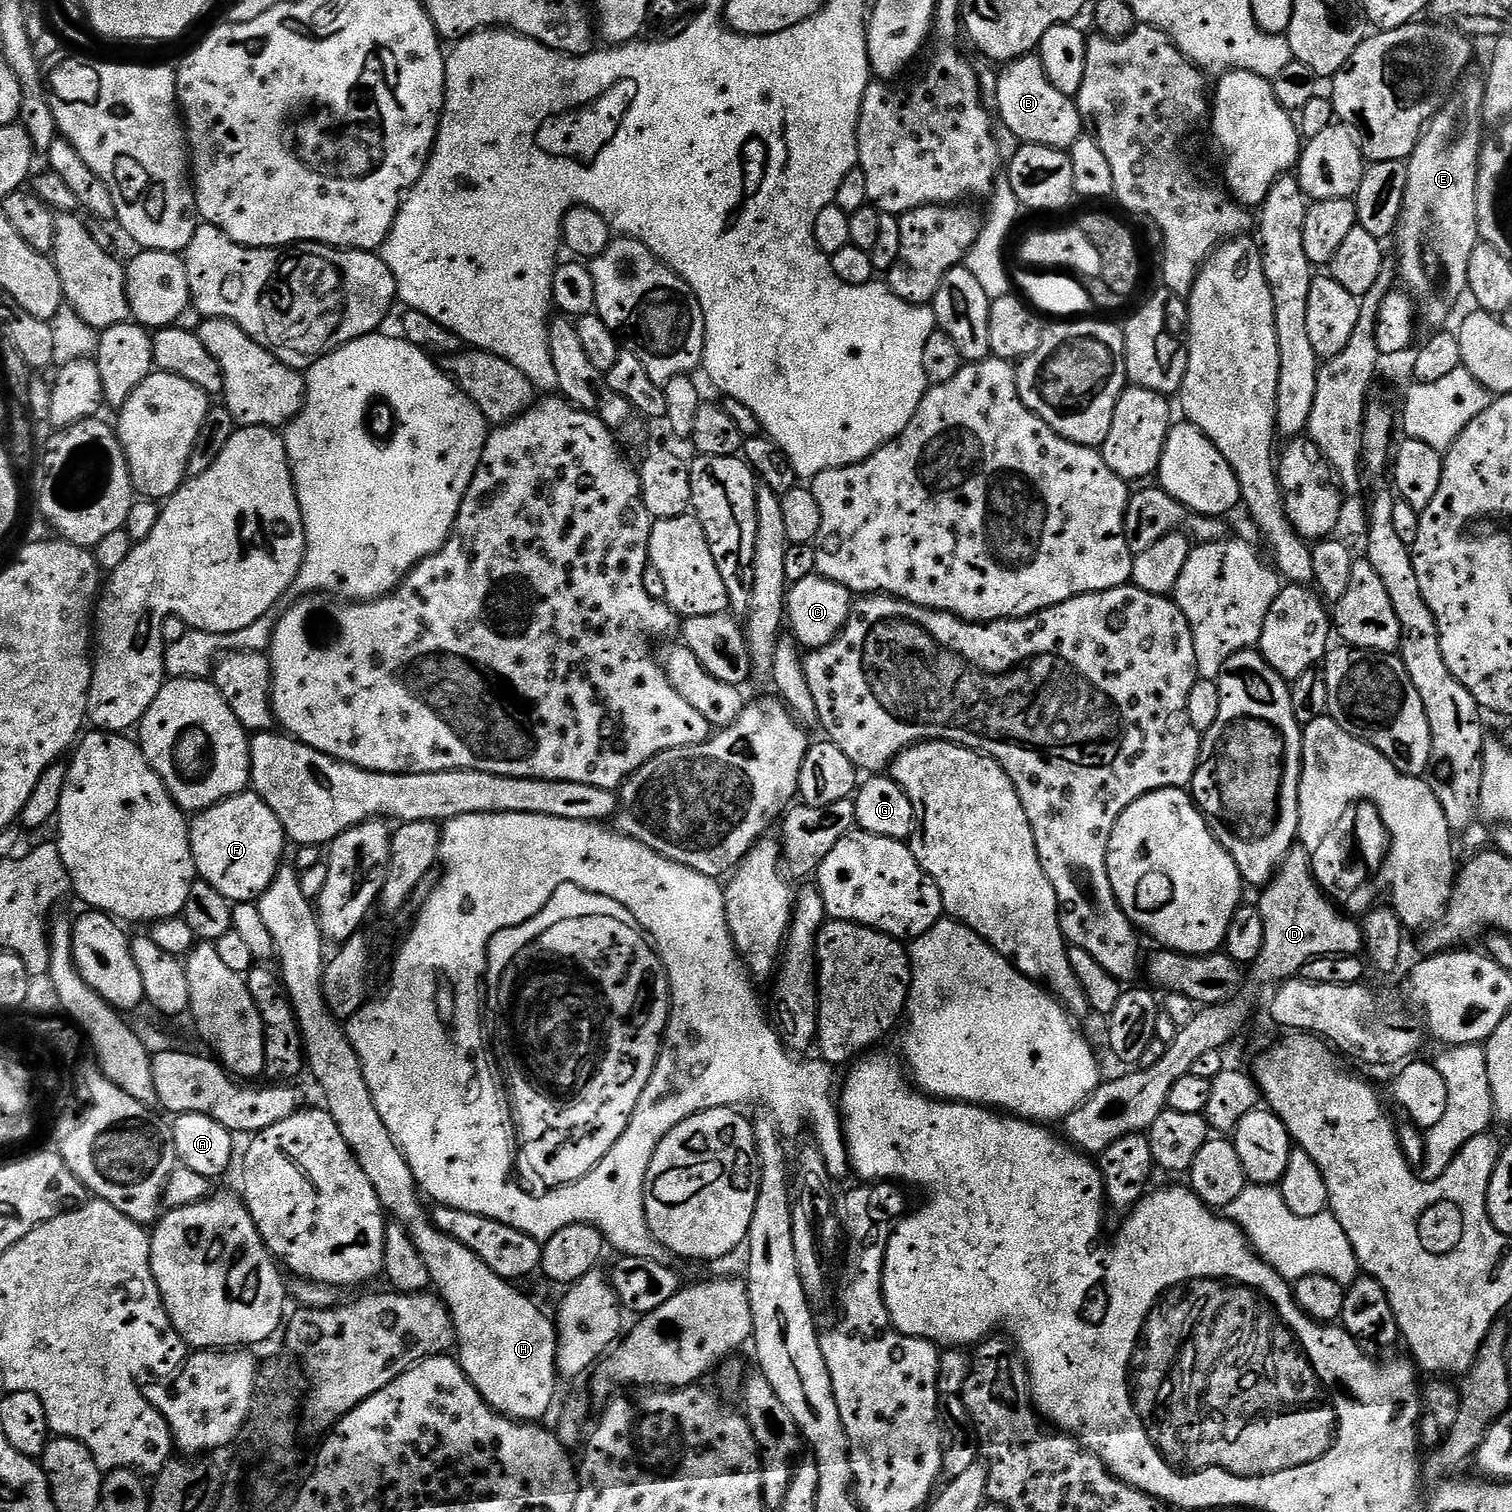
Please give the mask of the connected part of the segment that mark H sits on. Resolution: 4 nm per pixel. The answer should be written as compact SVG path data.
M281 866L268 889L258 897L258 907L266 930L270 930L275 959L280 959L280 979L288 994L288 1000L292 1003L300 1027L300 1037L304 1039L307 1071L312 1071L312 1076L324 1095L322 1104L330 1118L334 1118L334 1126L338 1126L342 1138L346 1138L346 1146L350 1146L366 1178L370 1178L370 1186L374 1186L381 1208L395 1223L408 1231L418 1254L422 1254L422 1262L426 1262L431 1287L438 1293L452 1316L452 1324L456 1328L455 1343L458 1348L460 1344L460 1367L464 1369L469 1382L478 1390L478 1394L482 1394L484 1401L492 1407L493 1412L521 1422L543 1421L543 1416L552 1408L552 1399L556 1396L556 1380L558 1381L555 1323L550 1319L549 1313L547 1316L530 1297L523 1296L516 1289L519 1287L515 1283L494 1274L494 1270L490 1270L490 1266L486 1266L486 1262L482 1262L478 1254L466 1250L462 1242L442 1234L442 1230L438 1230L433 1224L429 1209L424 1209L425 1201L414 1174L402 1150L394 1142L390 1130L386 1130L386 1122L382 1122L378 1106L374 1106L374 1098L370 1094L370 1086L366 1086L366 1074L362 1070L358 1054L353 1050L341 1021L328 1007L324 994L326 937L320 931L320 921L316 918L313 901L308 900L306 894L302 894L297 869Z

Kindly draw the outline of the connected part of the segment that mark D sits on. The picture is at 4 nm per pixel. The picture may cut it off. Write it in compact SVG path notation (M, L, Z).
M1303 847L1290 849L1280 871L1261 892L1264 893L1260 896L1258 914L1262 918L1264 937L1254 969L1262 983L1276 986L1299 977L1306 962L1323 956L1355 956L1361 951L1364 943L1361 925L1325 895L1312 872L1312 856Z

